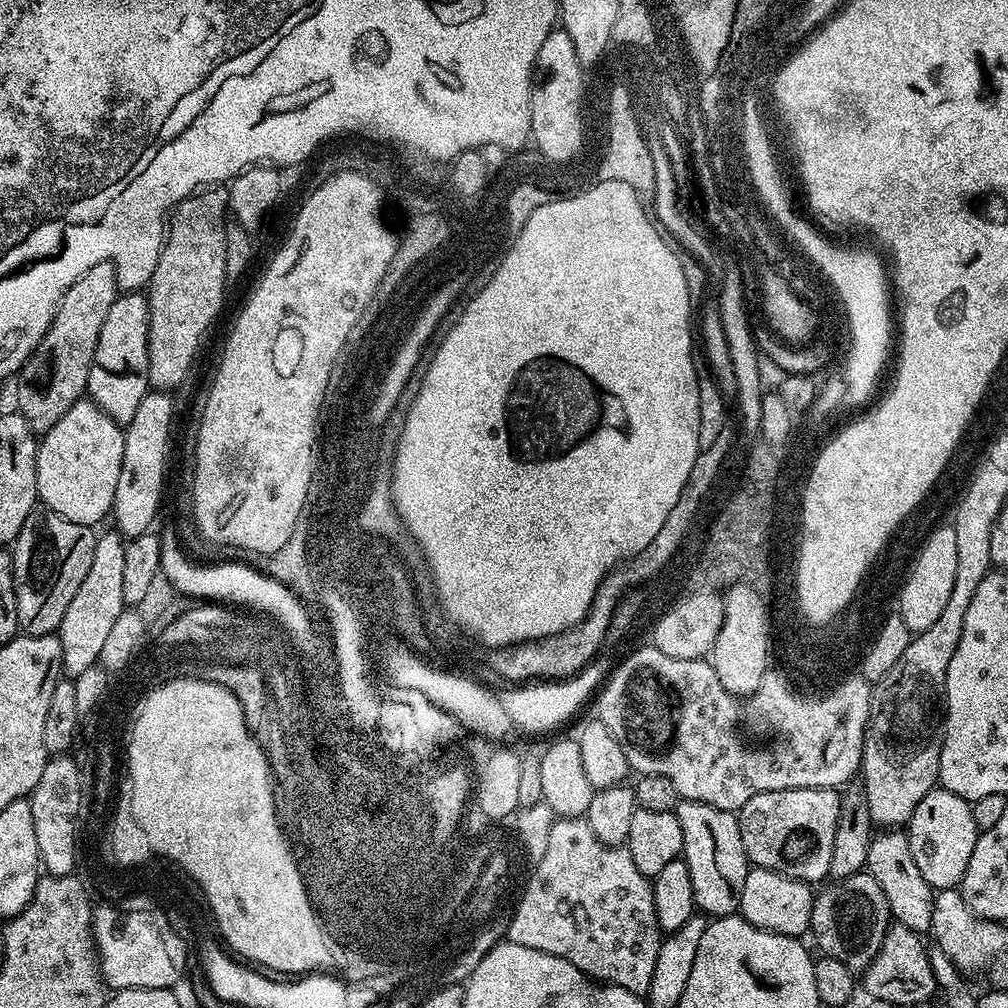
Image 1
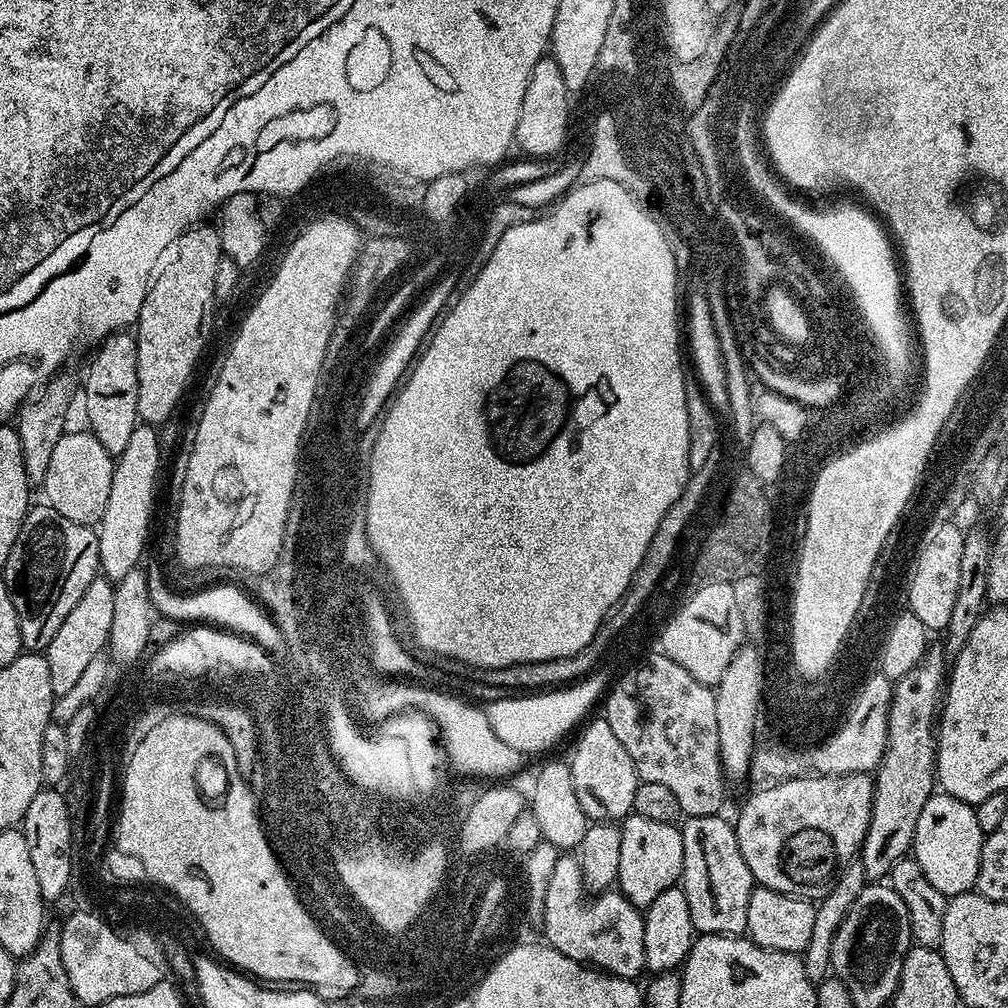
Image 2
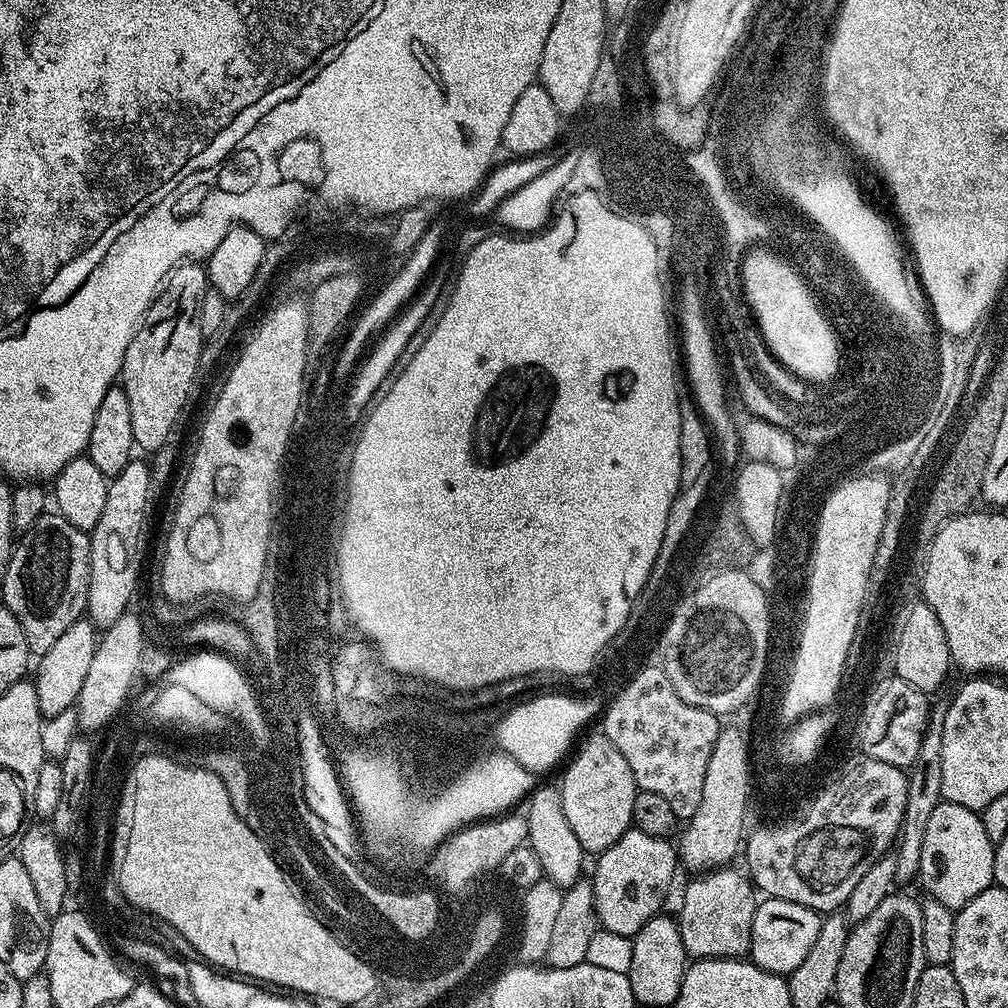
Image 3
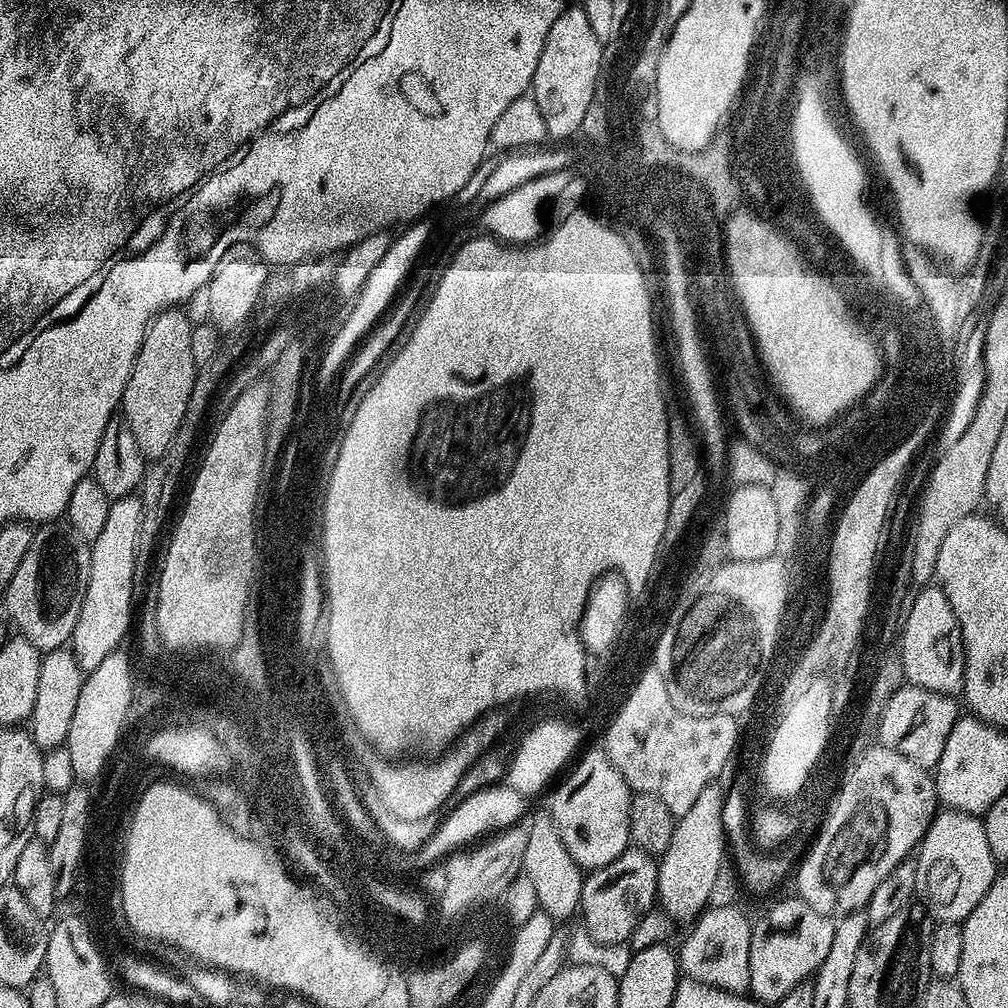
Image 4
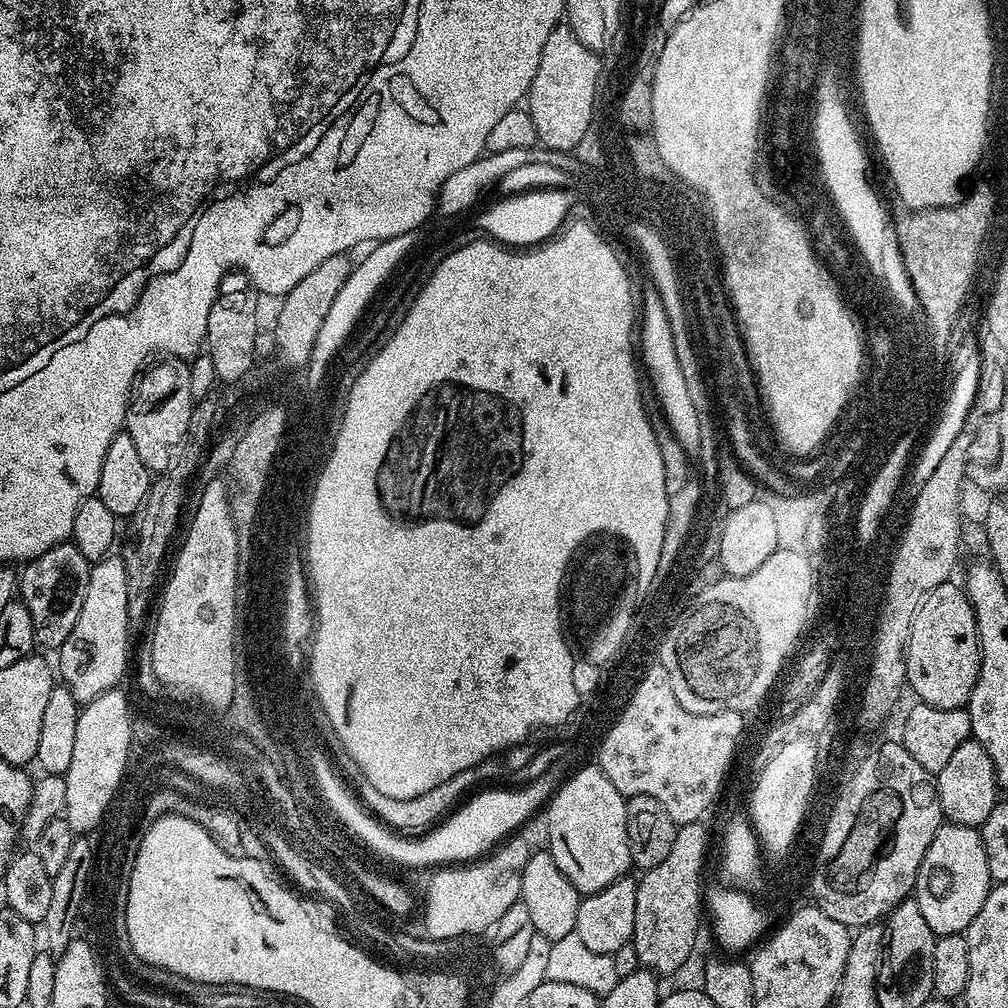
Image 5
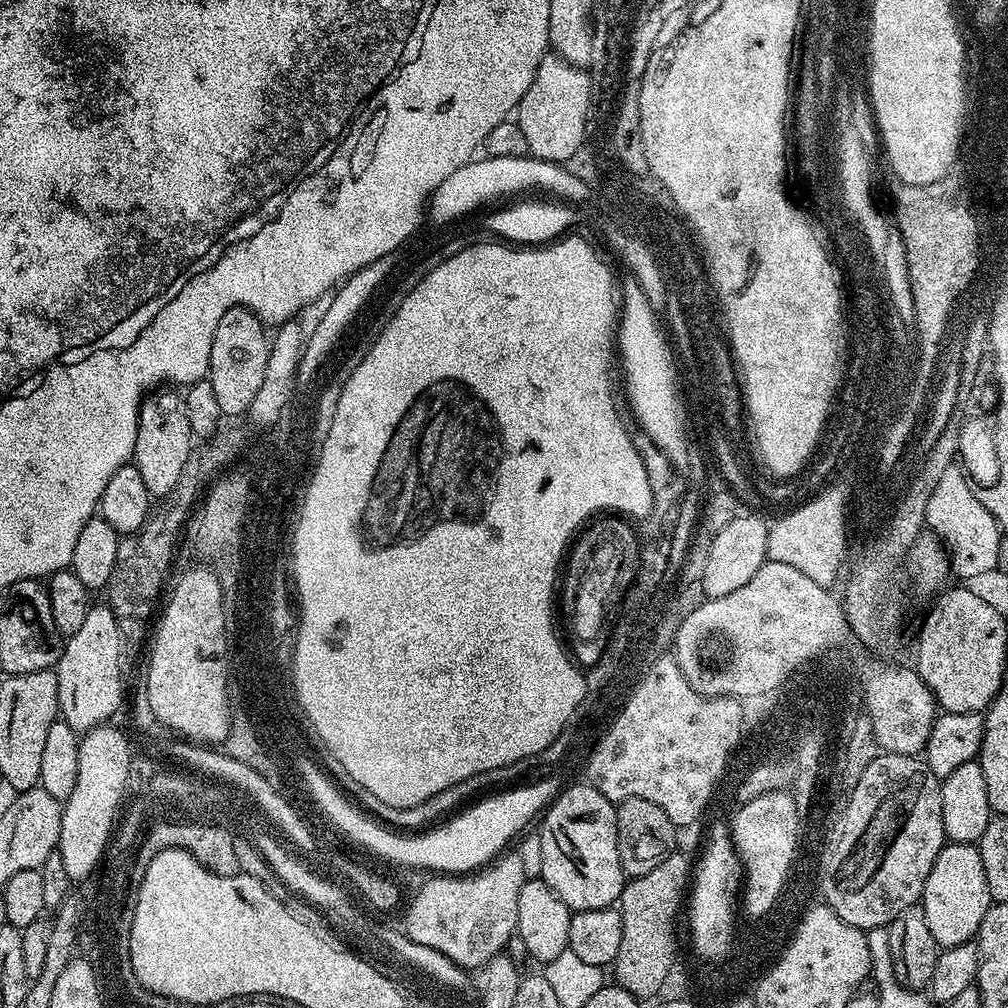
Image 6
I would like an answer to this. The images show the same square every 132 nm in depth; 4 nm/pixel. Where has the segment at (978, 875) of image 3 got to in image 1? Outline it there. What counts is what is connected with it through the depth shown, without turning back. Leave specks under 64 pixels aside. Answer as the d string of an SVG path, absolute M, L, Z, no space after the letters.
M931 788L926 798L918 802L918 810L914 810L906 826L906 835L910 854L914 854L914 862L918 862L918 870L922 870L922 878L926 878L928 885L934 890L956 888L966 874L978 835L971 803L945 788Z

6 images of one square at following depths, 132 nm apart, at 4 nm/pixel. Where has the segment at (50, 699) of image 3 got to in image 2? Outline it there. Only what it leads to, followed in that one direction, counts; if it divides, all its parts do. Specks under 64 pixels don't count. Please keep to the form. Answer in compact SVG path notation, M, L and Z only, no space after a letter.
M97 578L86 586L86 594L78 598L78 606L70 610L66 622L54 634L54 642L46 650L50 666L50 686L56 696L66 694L78 683L82 670L86 670L95 656L101 655L107 649L110 625L114 622L114 584L107 578Z

